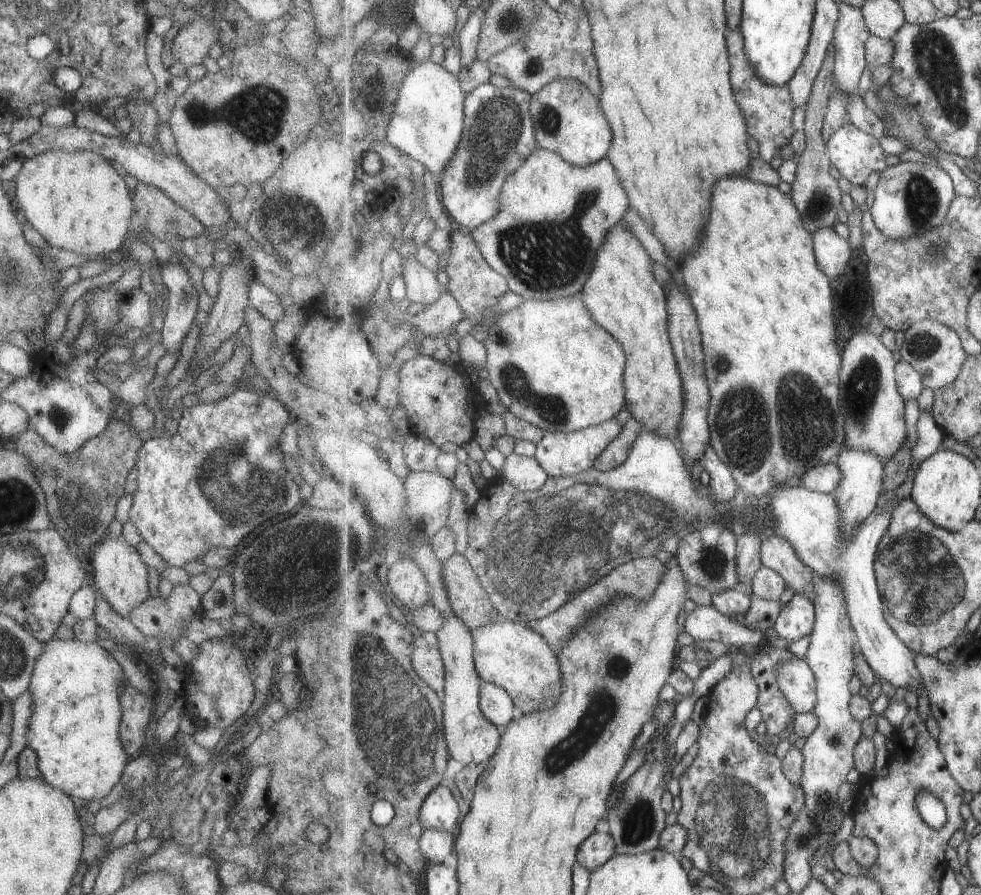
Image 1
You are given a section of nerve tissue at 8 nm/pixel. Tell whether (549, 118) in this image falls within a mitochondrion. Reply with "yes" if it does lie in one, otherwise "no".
yes

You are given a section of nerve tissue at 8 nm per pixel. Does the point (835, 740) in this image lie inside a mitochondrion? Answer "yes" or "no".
no

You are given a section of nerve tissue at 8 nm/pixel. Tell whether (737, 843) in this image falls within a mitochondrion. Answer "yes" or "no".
yes

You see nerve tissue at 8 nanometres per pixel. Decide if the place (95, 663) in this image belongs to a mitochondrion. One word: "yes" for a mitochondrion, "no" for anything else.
no

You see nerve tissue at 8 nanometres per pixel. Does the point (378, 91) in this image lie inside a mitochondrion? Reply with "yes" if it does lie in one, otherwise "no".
yes

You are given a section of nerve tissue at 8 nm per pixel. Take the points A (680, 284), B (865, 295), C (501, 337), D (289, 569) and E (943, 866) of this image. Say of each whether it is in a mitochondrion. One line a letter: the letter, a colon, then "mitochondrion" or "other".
A: other
B: other
C: mitochondrion
D: mitochondrion
E: other

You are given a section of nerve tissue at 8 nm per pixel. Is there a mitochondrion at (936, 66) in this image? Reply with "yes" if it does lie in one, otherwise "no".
yes

